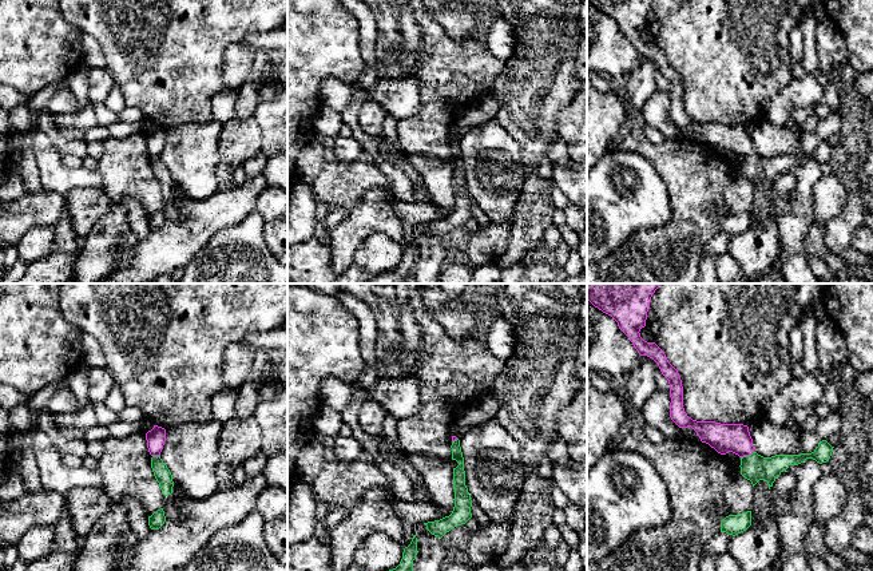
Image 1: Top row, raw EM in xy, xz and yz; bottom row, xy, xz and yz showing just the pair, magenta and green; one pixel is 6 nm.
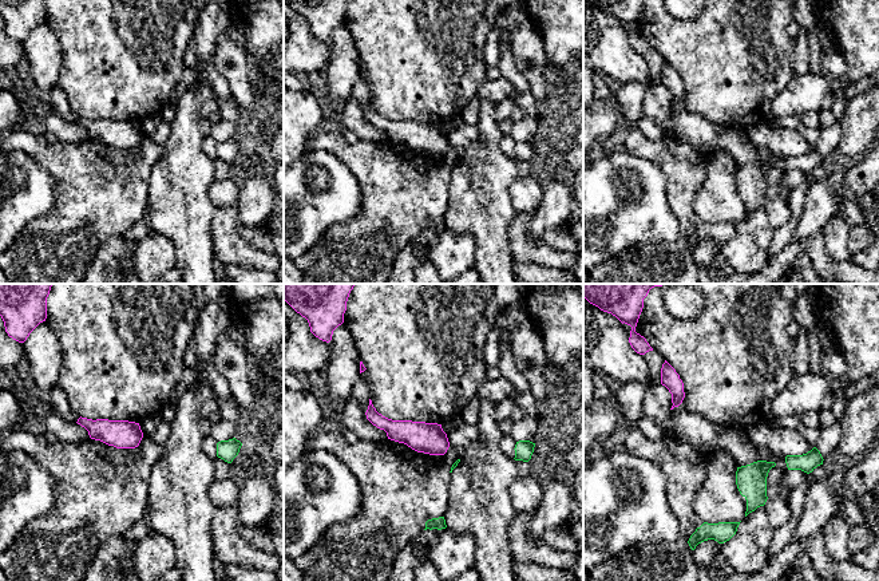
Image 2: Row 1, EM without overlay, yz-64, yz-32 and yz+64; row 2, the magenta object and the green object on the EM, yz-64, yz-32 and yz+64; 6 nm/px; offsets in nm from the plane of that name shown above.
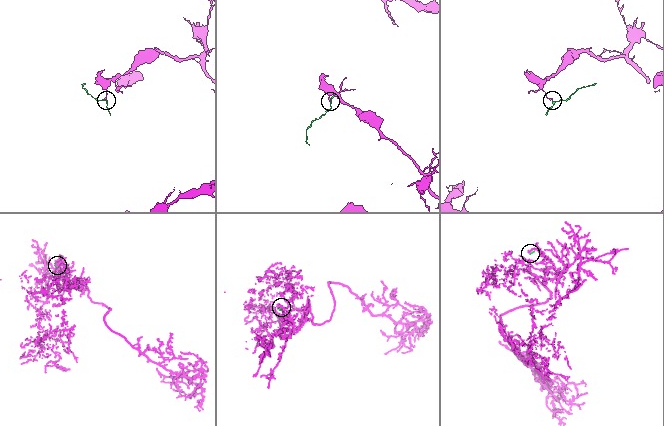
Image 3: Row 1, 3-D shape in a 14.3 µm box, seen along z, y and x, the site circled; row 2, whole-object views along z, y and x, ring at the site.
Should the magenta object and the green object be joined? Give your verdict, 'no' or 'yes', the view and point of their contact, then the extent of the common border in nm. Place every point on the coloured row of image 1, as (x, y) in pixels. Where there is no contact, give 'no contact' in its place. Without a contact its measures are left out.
no; contact yz (746, 455); length 90 nm

